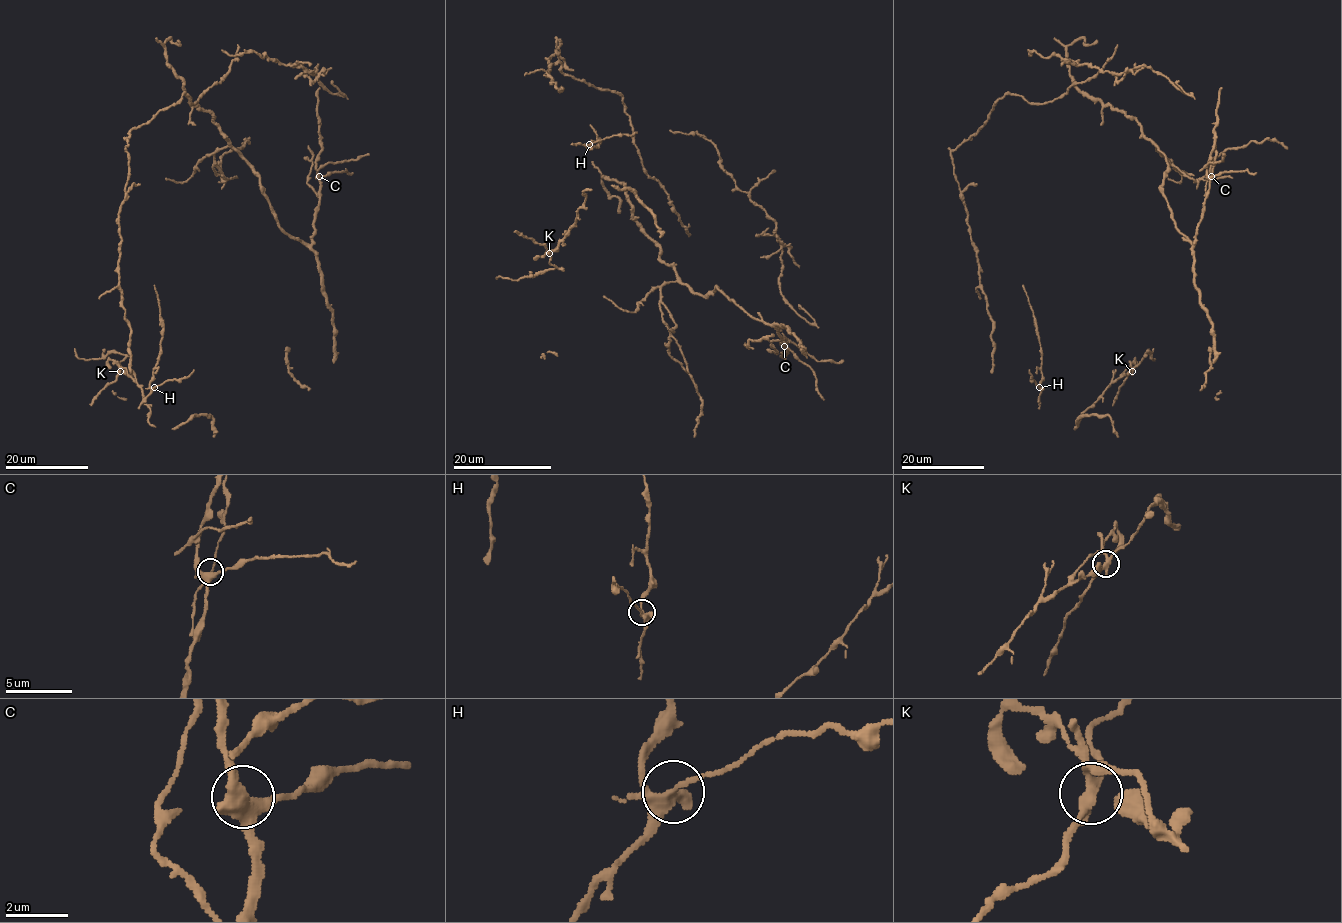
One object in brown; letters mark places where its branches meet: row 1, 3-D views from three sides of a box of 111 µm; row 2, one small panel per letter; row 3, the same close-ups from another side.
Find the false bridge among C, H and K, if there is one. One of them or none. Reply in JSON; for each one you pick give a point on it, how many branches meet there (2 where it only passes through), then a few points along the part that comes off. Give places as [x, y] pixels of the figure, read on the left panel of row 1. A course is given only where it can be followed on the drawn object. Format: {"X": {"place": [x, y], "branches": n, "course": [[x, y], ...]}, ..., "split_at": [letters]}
{"K": {"place": [120, 371], "branches": 4, "course": [[119, 371], [119, 363], [126, 356], [123, 354], [110, 352], [101, 358], [84, 359], [77, 356], [75, 348]]}, "split_at": ["K"]}

